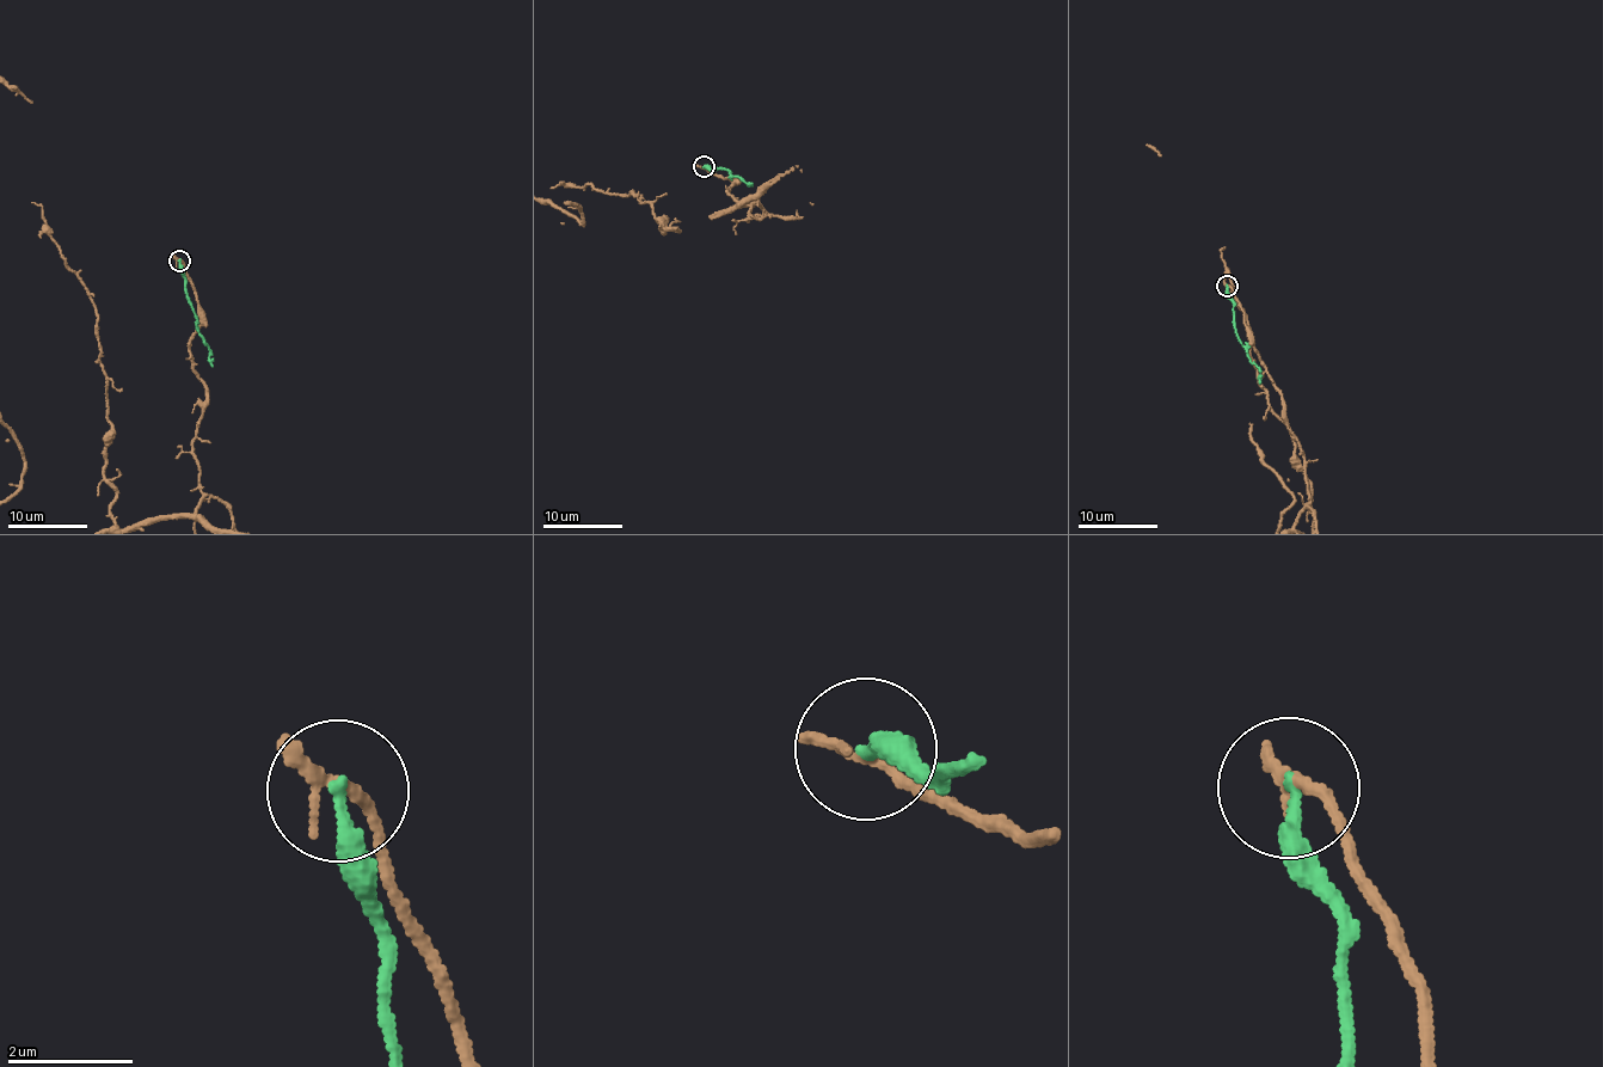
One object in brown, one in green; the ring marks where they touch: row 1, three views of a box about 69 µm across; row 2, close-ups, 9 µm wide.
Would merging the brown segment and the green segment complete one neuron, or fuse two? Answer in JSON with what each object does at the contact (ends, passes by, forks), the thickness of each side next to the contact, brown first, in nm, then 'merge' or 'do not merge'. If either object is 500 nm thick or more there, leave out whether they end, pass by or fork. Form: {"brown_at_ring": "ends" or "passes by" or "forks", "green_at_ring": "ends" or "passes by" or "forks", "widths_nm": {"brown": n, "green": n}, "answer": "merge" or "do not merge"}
{"brown_at_ring": "passes by", "green_at_ring": "ends", "widths_nm": {"brown": 180, "green": 240}, "answer": "do not merge"}

